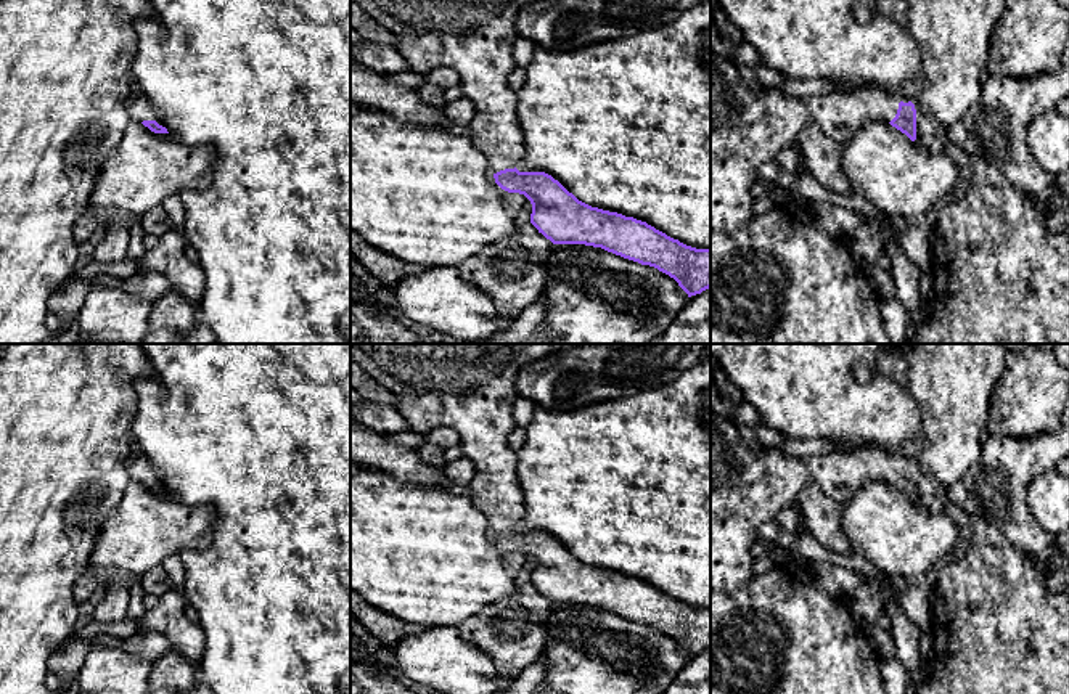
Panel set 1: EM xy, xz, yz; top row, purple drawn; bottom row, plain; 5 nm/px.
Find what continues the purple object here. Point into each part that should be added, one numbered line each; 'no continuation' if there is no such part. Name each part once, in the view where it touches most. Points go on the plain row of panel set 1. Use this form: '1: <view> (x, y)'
1: xz (470, 387)

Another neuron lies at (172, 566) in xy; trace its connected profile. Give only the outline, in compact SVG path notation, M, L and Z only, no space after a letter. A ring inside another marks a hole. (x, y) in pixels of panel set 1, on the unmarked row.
M177 554L166 557L162 567L170 577L172 586L183 586L183 565Z

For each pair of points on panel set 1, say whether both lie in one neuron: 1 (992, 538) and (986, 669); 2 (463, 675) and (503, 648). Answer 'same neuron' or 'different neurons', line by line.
1: same neuron
2: different neurons

